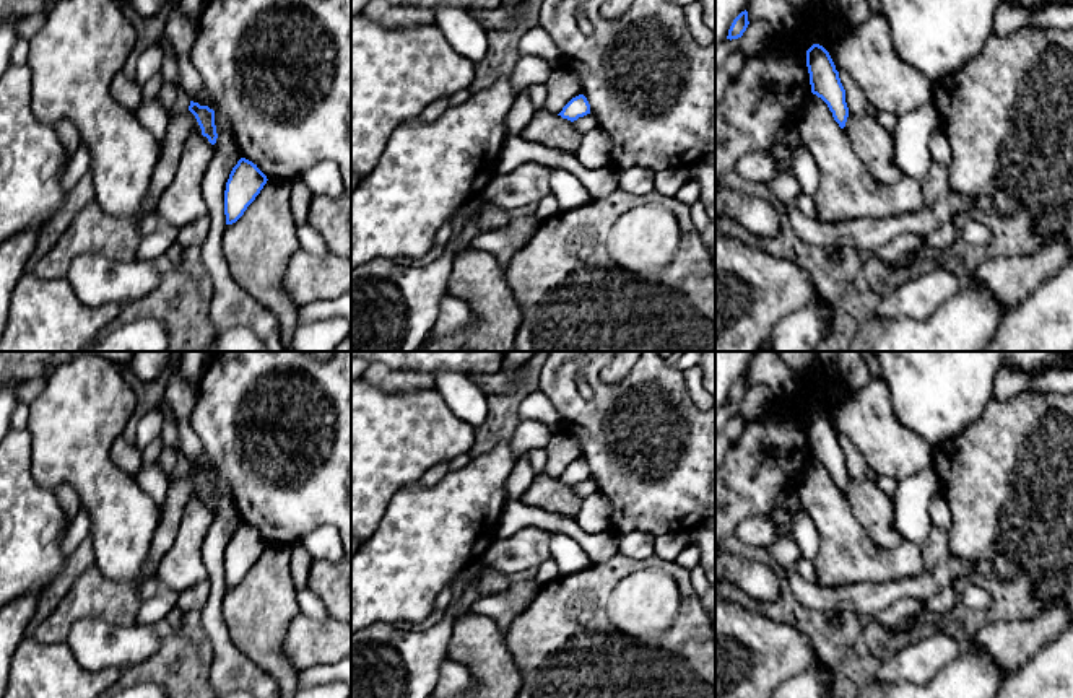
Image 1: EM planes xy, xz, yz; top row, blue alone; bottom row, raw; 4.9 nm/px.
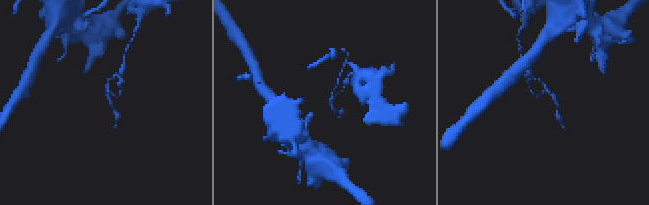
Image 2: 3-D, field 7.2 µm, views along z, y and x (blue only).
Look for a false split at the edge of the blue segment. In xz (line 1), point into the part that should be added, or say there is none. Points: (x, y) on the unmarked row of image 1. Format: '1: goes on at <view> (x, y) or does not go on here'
1: does not go on here

